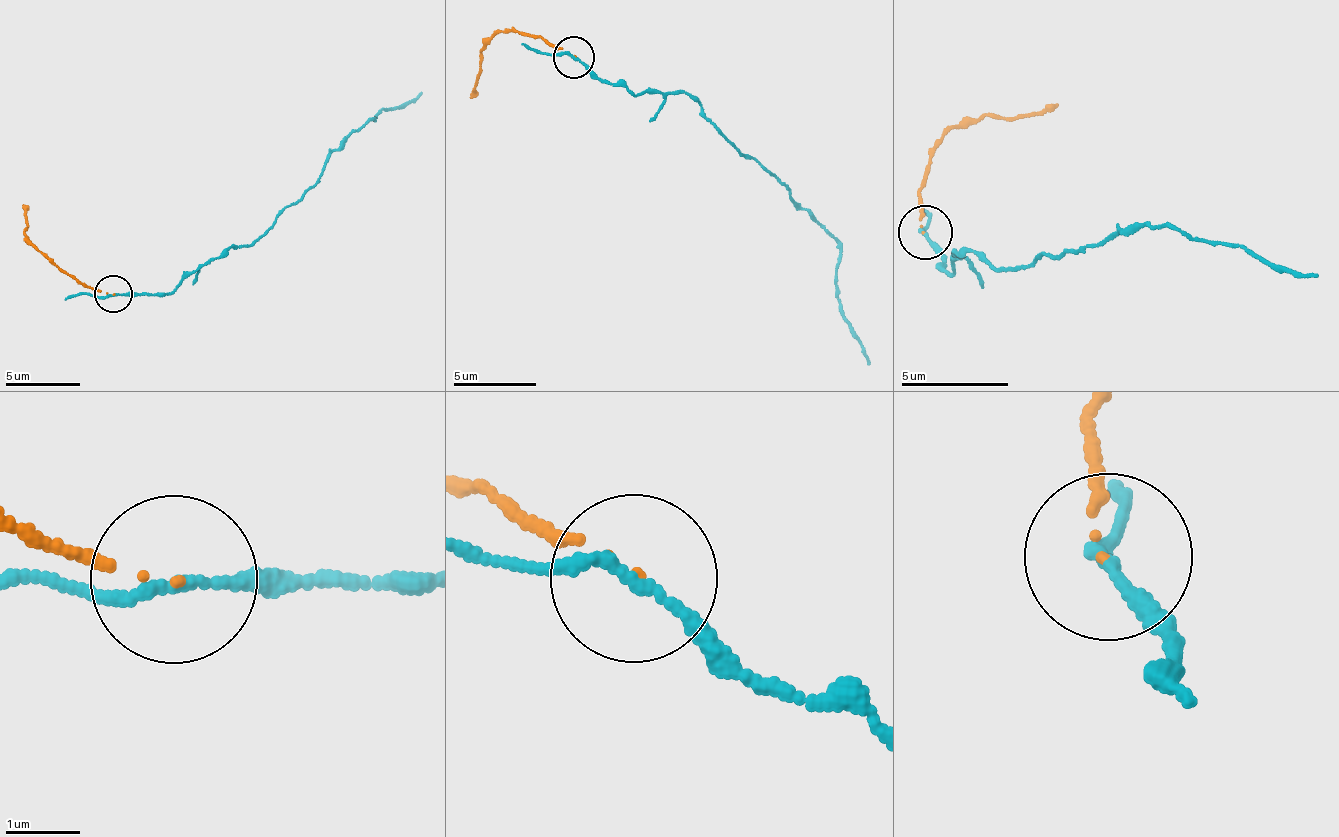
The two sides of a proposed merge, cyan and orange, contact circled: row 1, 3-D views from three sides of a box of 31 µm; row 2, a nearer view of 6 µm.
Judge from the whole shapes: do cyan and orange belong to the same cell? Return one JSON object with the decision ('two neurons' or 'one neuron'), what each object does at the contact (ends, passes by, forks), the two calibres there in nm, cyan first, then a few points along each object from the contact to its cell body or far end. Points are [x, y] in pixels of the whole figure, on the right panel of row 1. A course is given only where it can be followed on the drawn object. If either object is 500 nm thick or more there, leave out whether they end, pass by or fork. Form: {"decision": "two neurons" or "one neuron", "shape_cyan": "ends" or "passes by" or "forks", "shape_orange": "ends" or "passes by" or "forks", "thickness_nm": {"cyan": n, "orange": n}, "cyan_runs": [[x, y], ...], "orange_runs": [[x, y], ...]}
{"decision": "two neurons", "shape_cyan": "passes by", "shape_orange": "ends", "thickness_nm": {"cyan": 150, "orange": 60}, "cyan_runs": [[923, 234], [951, 271], [955, 253], [969, 249], [1014, 270], [1129, 227], [1245, 244], [1258, 259], [1316, 272]], "orange_runs": [[923, 234], [921, 201], [937, 144], [987, 112], [1024, 120], [1059, 101]]}

